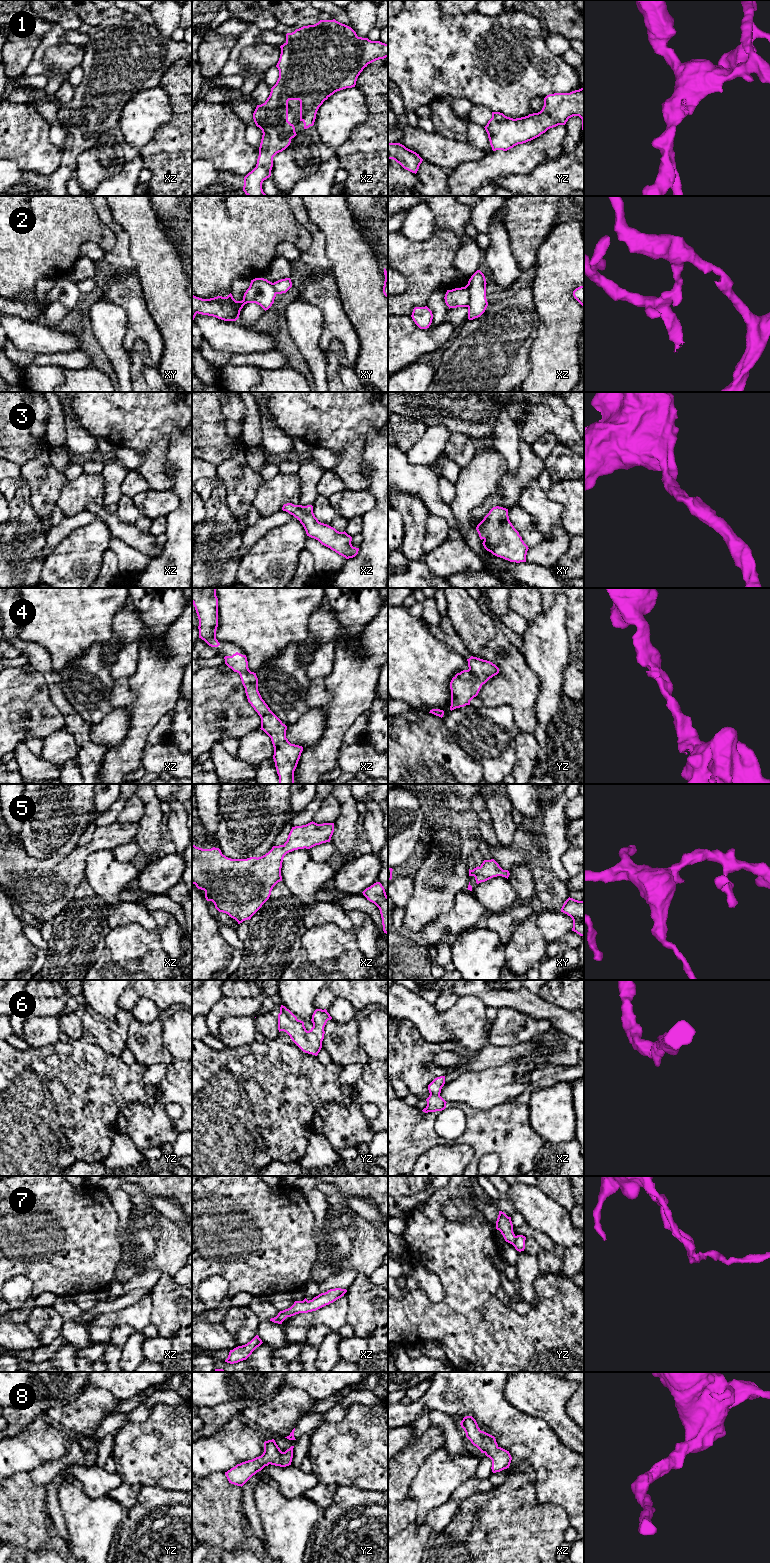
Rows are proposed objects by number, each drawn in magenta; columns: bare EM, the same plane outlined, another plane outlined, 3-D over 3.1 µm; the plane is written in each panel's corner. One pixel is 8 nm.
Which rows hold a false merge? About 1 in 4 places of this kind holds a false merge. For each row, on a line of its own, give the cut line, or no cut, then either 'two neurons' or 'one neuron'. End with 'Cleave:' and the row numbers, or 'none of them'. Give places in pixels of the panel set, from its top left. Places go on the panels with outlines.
1: cut none; one neuron
2: cut xz (465, 286), (469, 293), (468, 306); two neurons
3: cut none; one neuron
4: cut none; one neuron
5: cut none; one neuron
6: cut none; one neuron
7: cut none; one neuron
8: cut none; one neuron
Cleave: 2

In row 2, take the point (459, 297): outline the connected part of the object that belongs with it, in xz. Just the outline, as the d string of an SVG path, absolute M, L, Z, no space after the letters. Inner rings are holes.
M466 287L447 290L445 294L445 303L450 308L468 307L470 302L470 293Z

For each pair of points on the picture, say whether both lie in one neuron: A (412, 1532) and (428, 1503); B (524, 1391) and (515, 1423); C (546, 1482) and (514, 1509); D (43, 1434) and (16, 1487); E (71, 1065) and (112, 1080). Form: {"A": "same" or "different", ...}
{"A": "different", "B": "different", "C": "different", "D": "different", "E": "same"}

